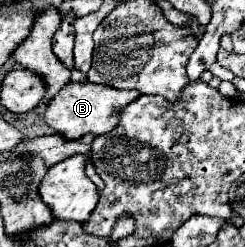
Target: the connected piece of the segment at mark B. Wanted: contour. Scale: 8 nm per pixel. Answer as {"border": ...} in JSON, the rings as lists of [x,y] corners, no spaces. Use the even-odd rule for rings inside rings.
{"border":[[[69,83],[53,97],[53,101],[49,101],[45,121],[65,139],[79,139],[87,133],[105,135],[117,127],[119,113],[123,111],[121,107],[127,107],[139,97],[141,93],[137,91],[119,91],[113,87],[95,85],[95,83]]]}

